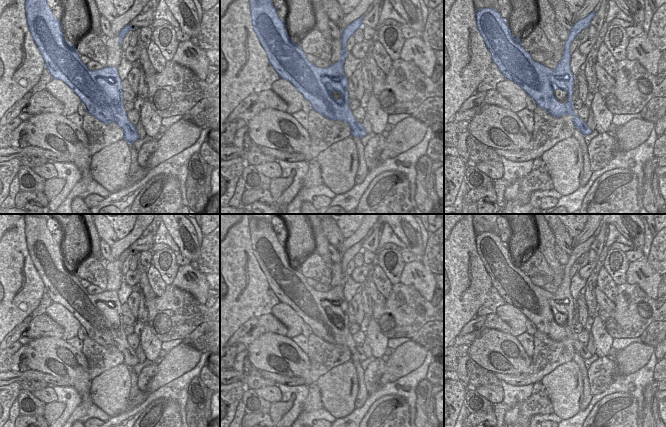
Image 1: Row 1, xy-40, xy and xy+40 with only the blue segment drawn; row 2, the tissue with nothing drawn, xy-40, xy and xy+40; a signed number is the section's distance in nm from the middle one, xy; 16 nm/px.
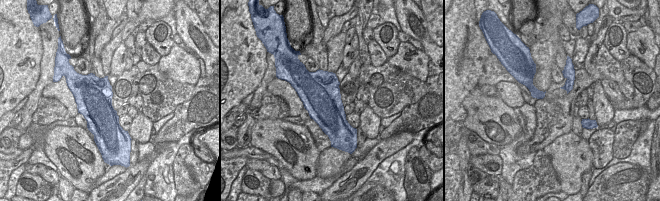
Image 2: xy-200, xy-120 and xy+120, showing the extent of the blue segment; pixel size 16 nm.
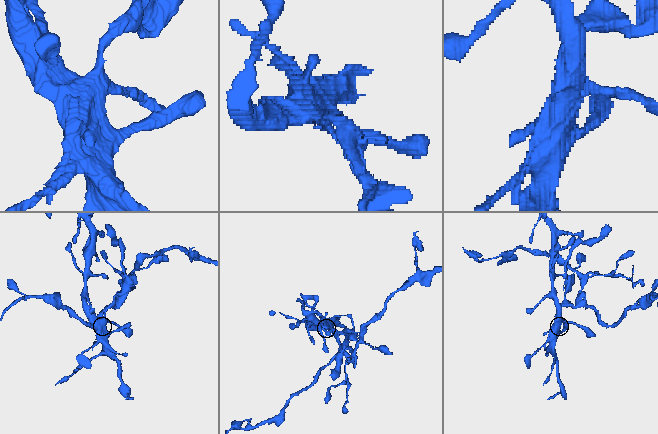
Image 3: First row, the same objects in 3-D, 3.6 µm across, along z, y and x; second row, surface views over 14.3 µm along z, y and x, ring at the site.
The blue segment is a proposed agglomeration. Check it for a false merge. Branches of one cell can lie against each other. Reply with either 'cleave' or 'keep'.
cleave

